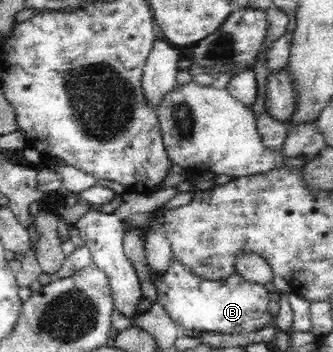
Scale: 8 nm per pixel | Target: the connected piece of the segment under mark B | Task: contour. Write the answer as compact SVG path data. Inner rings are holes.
M171 249L171 261L164 275L150 271L150 281L157 292L153 303L158 303L180 330L188 333L216 331L222 334L248 333L268 327L275 319L268 311L270 293L265 285L248 282L236 272L224 280L212 281L200 277L192 268L184 266Z

